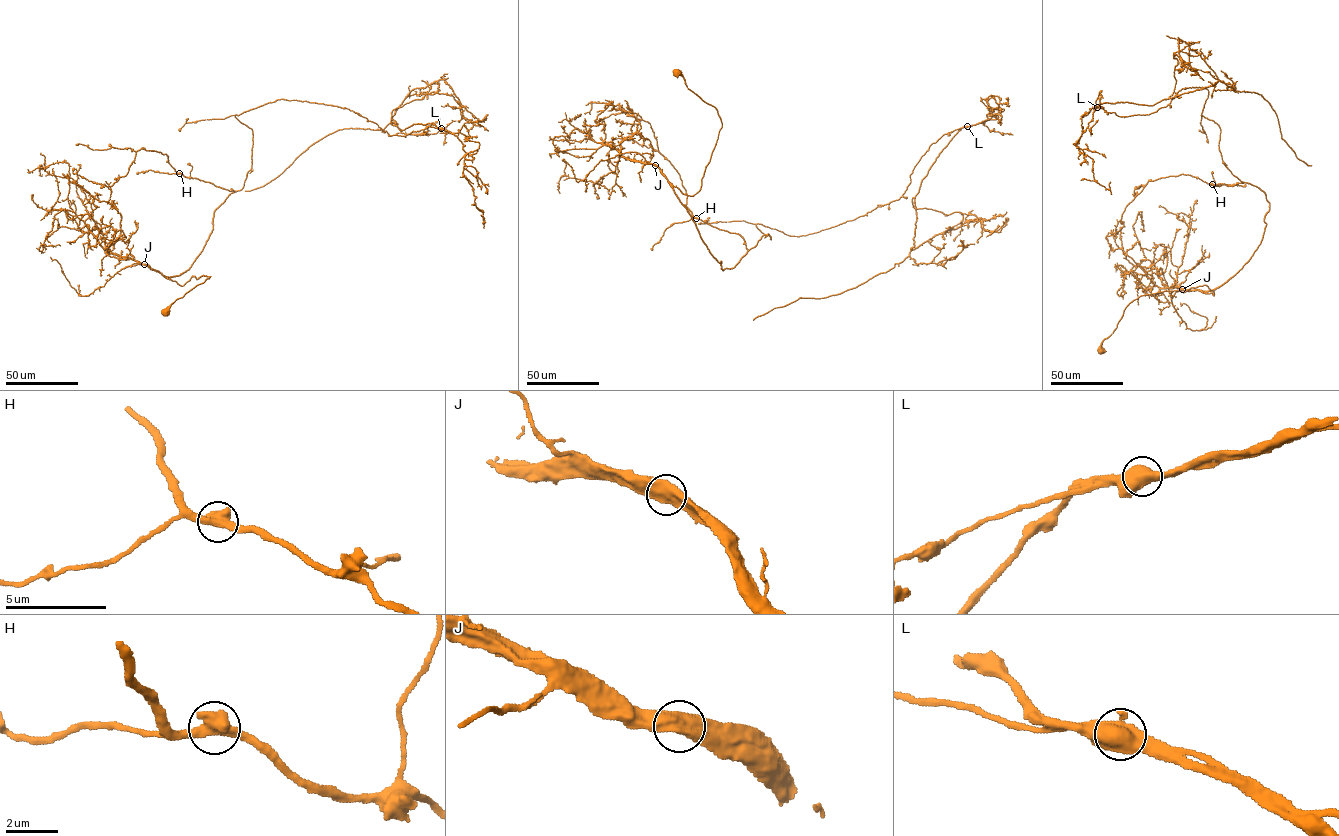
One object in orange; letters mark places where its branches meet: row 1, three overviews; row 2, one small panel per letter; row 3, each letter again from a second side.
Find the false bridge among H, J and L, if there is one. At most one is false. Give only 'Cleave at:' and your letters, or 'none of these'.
Cleave at: L

